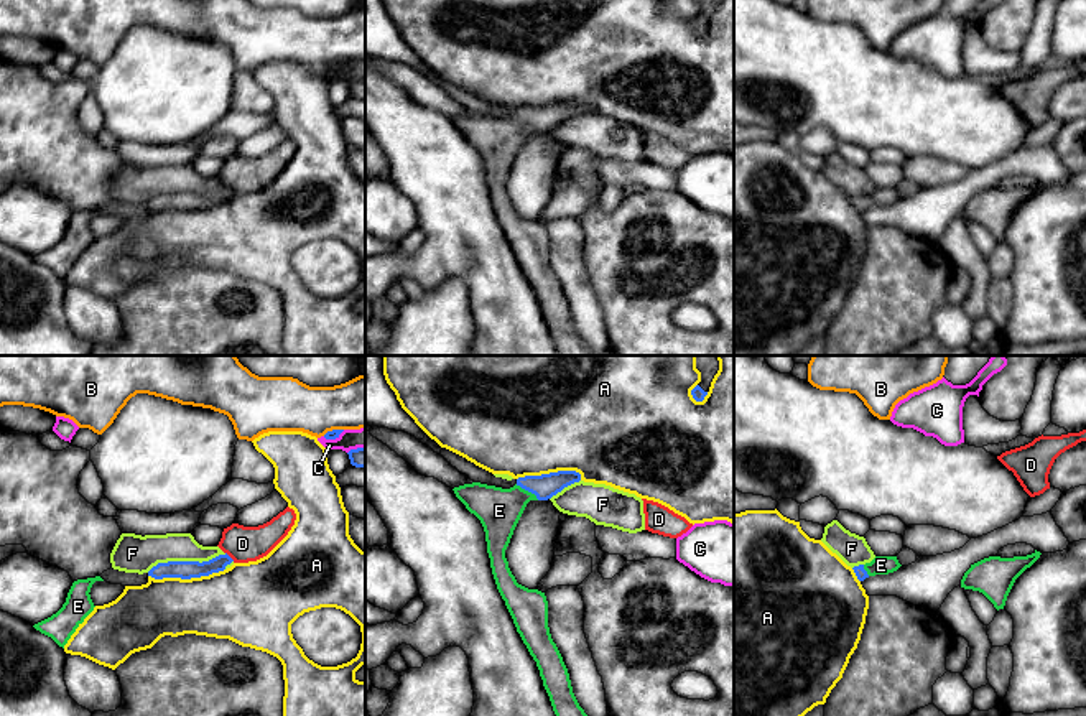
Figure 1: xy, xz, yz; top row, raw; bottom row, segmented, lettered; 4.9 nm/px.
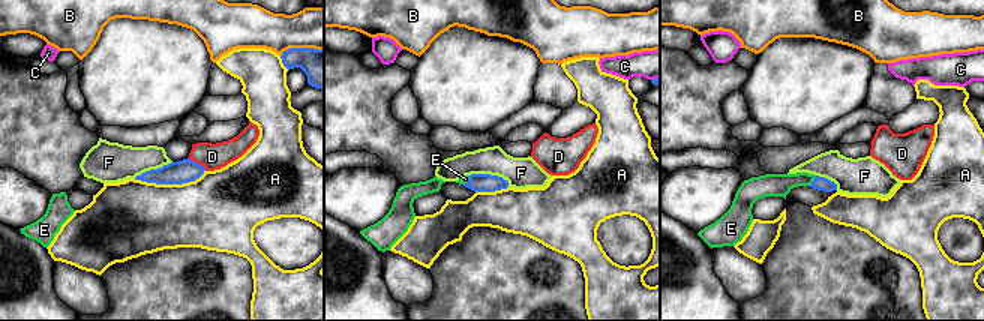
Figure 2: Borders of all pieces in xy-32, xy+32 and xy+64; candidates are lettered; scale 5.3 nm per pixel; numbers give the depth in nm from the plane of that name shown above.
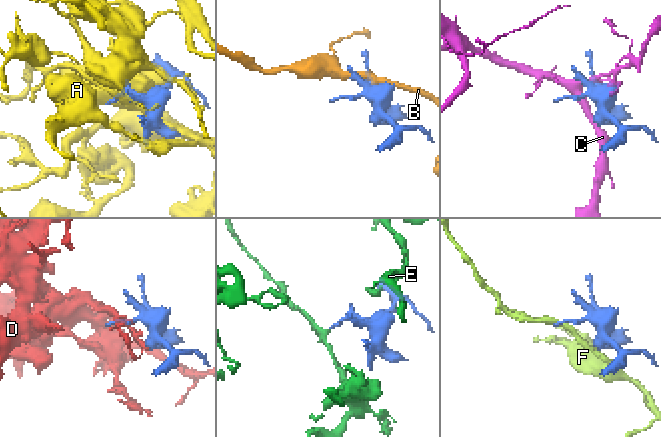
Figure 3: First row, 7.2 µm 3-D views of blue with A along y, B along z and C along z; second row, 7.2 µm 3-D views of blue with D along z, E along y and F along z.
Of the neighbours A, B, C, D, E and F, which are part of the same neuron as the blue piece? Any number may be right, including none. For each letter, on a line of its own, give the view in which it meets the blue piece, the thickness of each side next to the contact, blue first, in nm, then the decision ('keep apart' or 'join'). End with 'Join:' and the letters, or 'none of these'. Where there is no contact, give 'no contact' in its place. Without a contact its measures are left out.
A: xy | 90/340 nm | keep apart
B: xy | 50/260 nm | keep apart
C: xy | 50/100 nm | keep apart
D: xy | 90/180 nm | keep apart
E: xz | 120/220 nm | join
F: xy | 90/180 nm | keep apart
Join: E

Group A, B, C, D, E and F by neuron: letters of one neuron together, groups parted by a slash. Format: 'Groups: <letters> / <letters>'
Groups: A / B / C / D / E / F

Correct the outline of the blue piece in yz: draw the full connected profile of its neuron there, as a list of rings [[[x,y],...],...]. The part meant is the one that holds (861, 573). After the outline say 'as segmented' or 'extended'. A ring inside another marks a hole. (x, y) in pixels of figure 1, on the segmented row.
[[[875,556],[870,563],[854,566],[854,573],[859,581],[864,581],[869,576],[889,574],[900,568],[897,556]]]; extended

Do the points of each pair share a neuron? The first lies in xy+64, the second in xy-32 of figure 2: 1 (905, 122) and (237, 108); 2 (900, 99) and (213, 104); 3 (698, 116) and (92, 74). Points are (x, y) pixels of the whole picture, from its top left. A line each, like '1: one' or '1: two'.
1: two
2: two
3: two

